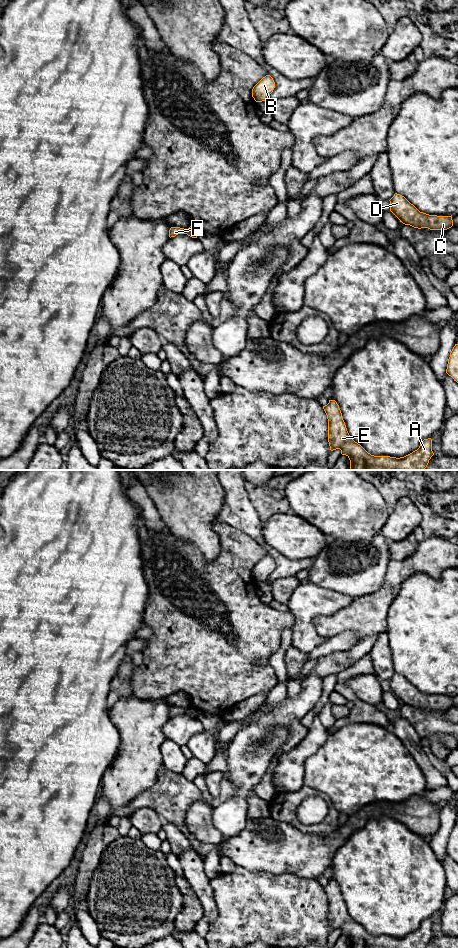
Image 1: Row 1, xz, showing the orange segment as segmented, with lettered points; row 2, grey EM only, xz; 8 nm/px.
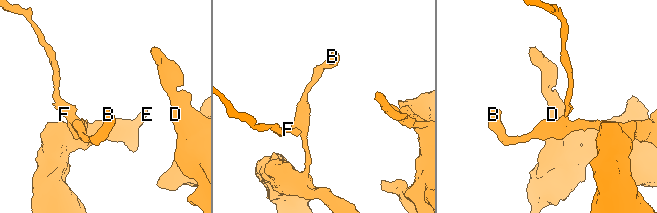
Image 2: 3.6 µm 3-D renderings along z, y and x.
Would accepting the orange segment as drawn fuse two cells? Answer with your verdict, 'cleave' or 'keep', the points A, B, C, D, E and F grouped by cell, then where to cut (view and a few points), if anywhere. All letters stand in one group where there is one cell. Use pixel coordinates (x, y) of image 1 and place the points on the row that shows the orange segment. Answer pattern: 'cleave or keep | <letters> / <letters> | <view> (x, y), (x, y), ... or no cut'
cleave | A B C D E / F | xz (191, 226), (188, 229)

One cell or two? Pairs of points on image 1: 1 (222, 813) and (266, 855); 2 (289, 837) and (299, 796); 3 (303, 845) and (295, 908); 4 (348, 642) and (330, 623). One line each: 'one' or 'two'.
1: two
2: two
3: two
4: two

